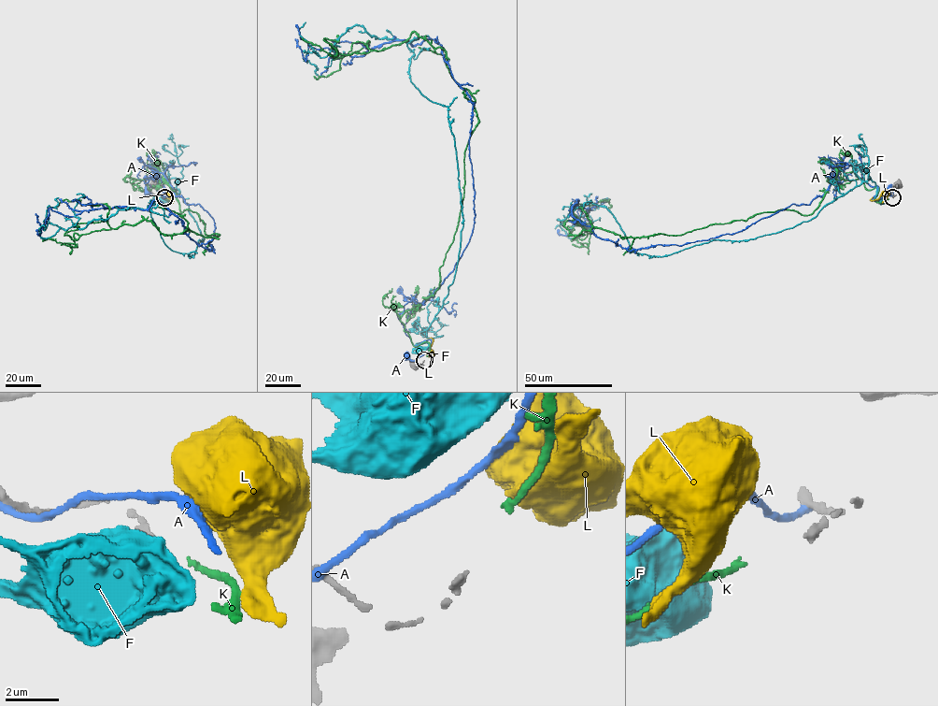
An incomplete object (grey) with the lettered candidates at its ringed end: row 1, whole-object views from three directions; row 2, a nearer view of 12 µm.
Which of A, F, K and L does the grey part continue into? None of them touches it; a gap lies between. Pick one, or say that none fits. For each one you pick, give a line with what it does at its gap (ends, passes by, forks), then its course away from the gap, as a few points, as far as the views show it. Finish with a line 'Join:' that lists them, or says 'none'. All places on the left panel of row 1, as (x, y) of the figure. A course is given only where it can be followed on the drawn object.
K: it ends there; it runs (166, 198), (140, 180), (164, 180), (180, 215), (219, 235), (111, 228), (105, 204), (53, 208)
Join: K

